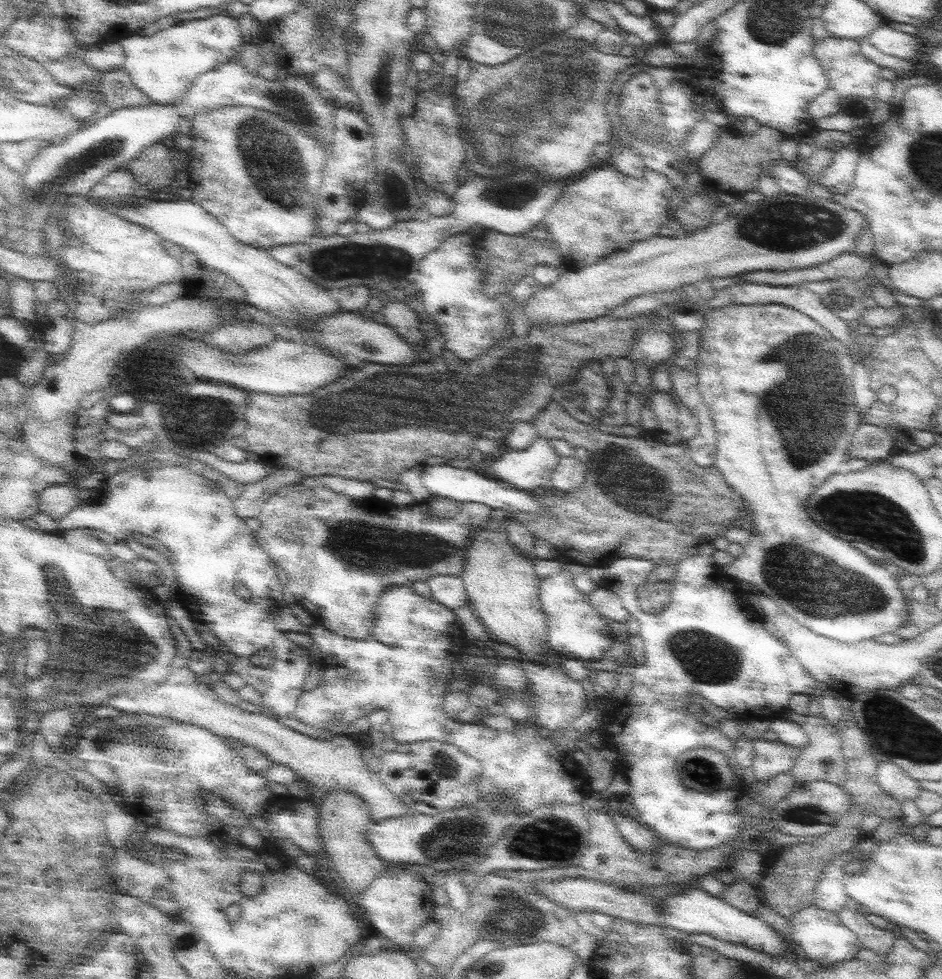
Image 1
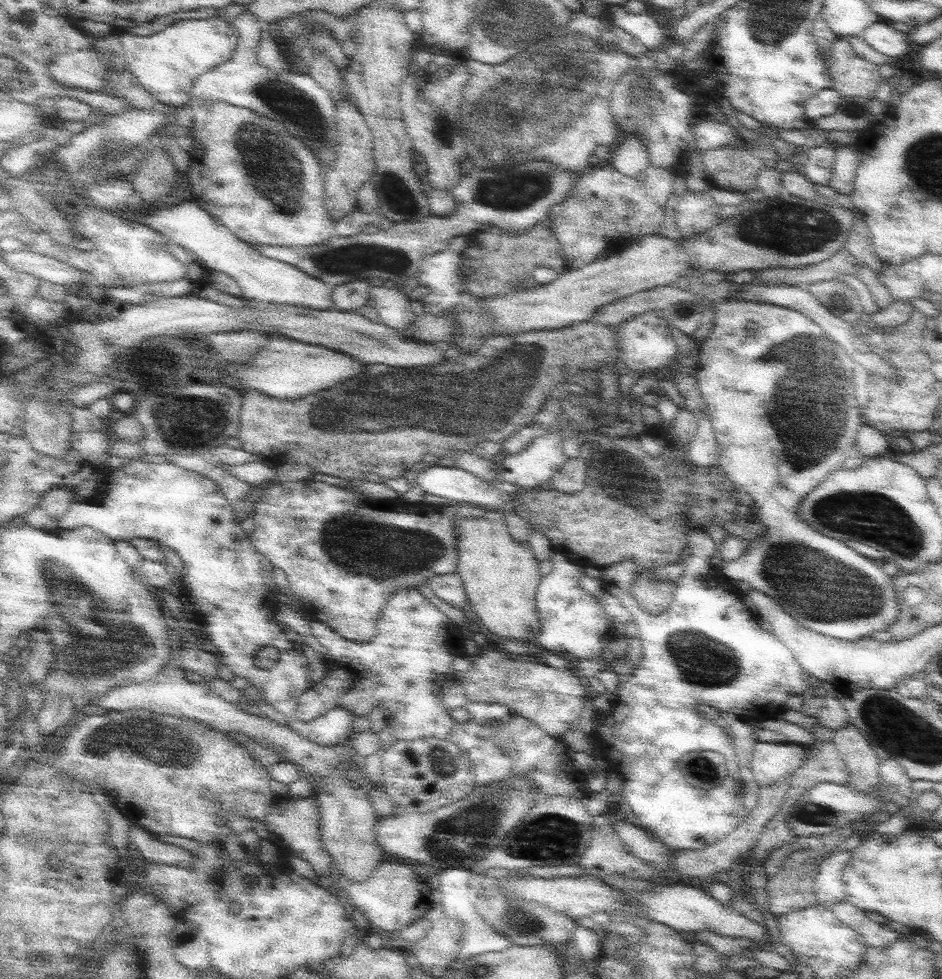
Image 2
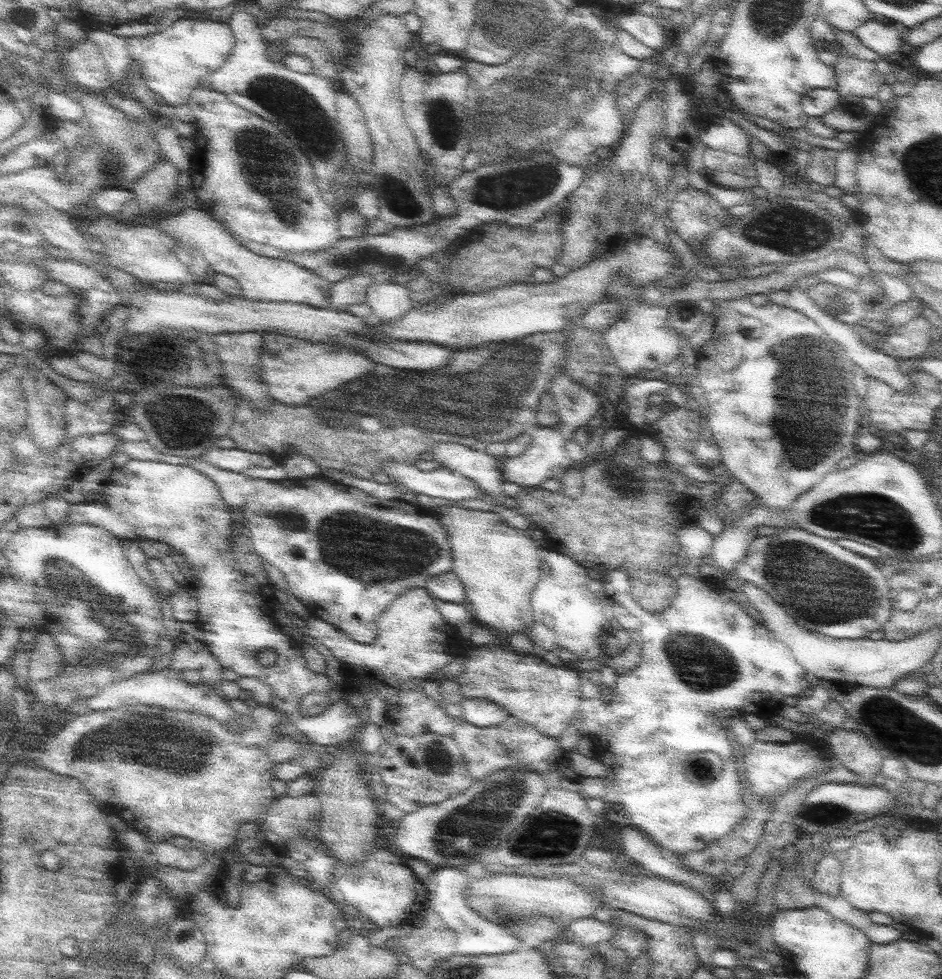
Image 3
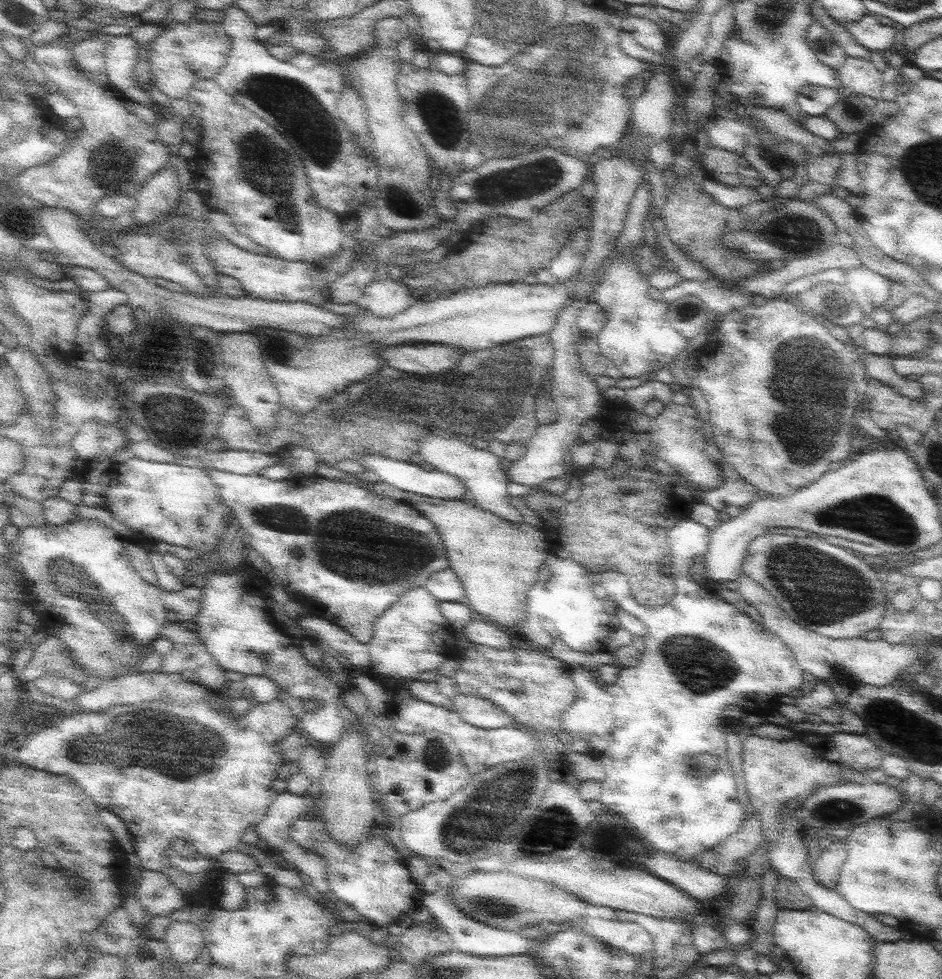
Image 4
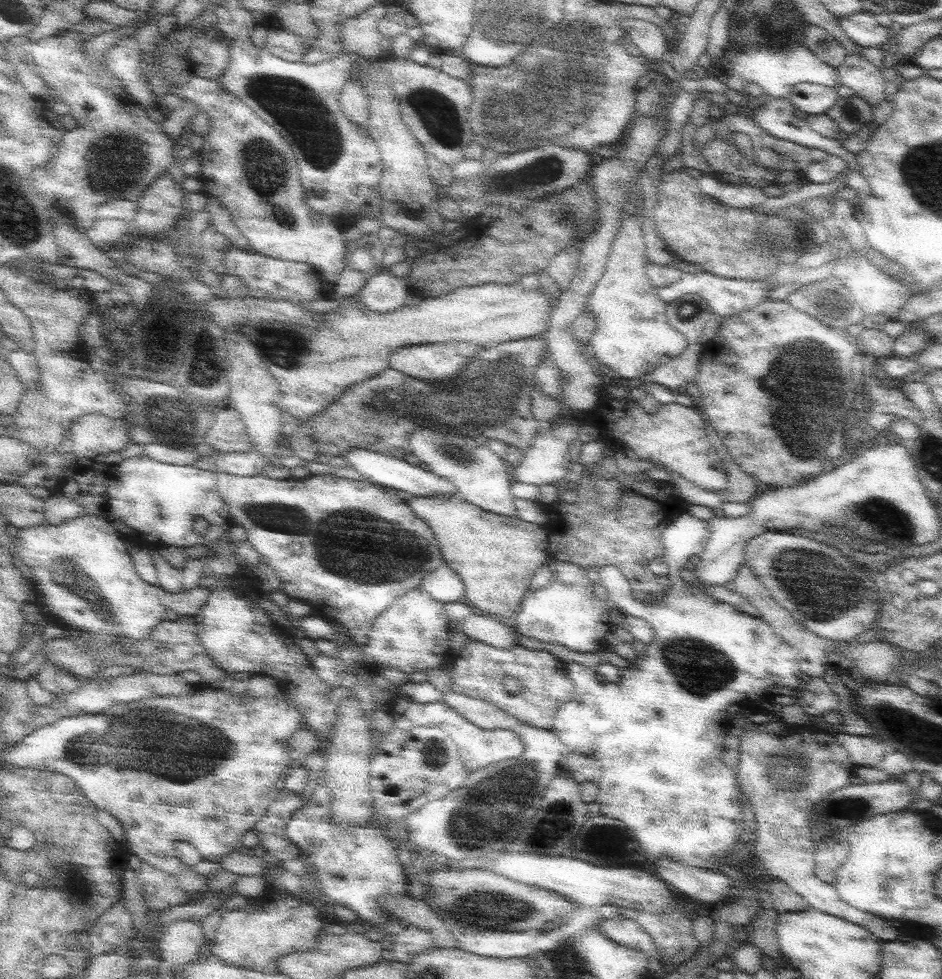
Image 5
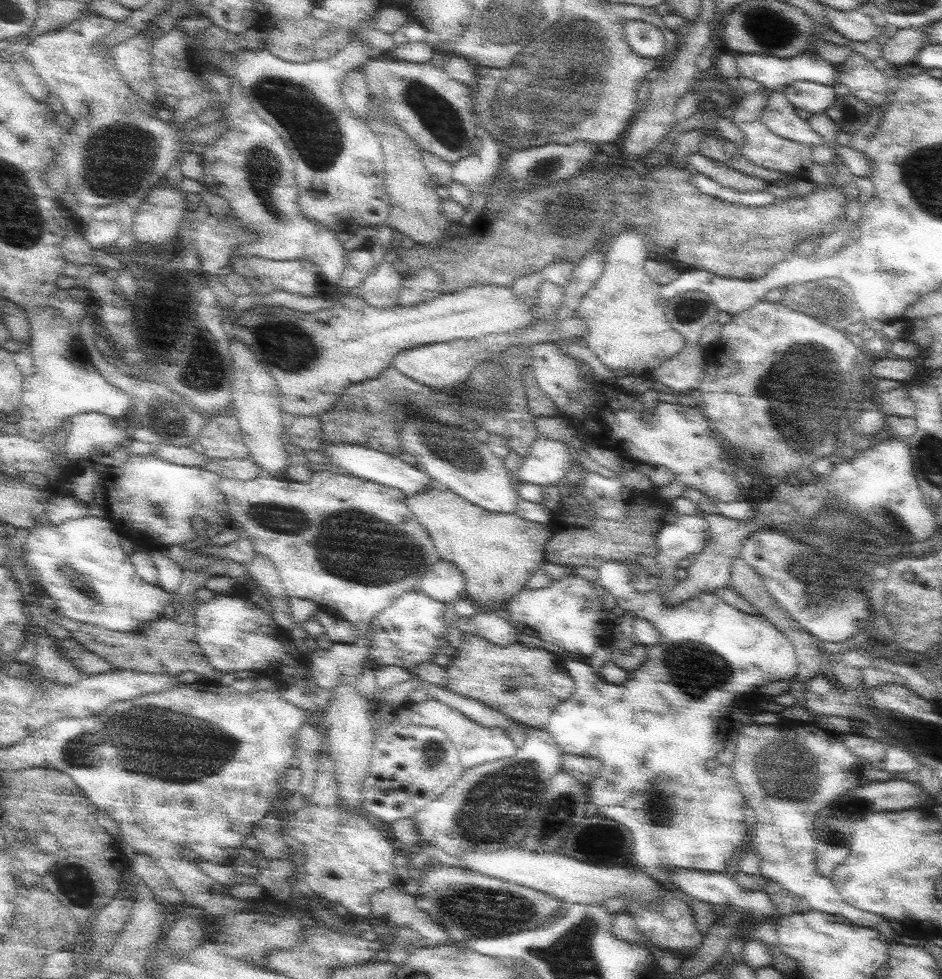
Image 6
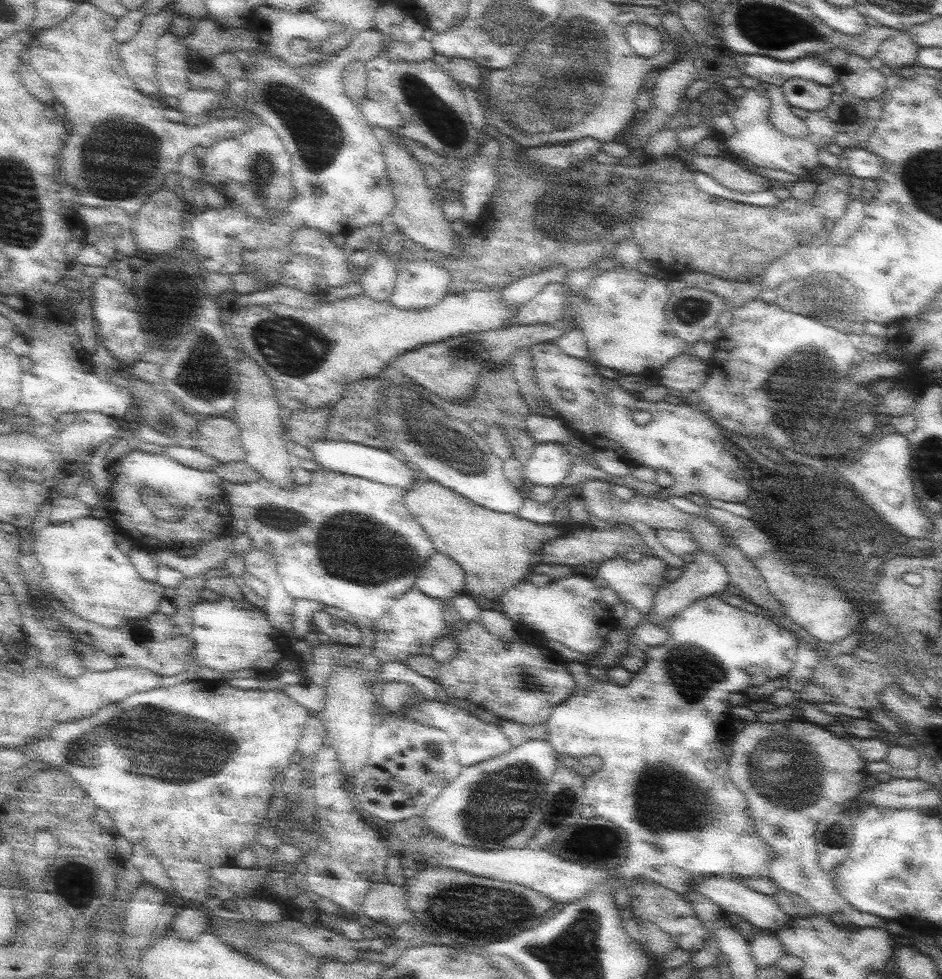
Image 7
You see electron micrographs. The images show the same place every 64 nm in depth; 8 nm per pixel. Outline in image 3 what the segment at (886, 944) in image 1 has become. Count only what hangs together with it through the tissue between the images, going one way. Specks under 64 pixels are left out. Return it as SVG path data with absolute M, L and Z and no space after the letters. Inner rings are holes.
M811 884L811 890L815 894L815 906L825 908L837 920L843 920L843 922L851 924L853 928L859 928L871 940L871 944L891 944L891 942L899 940L899 932L893 926L881 926L881 924L871 922L867 912L861 912L859 908L849 904L843 896L821 894L813 888L813 884Z

